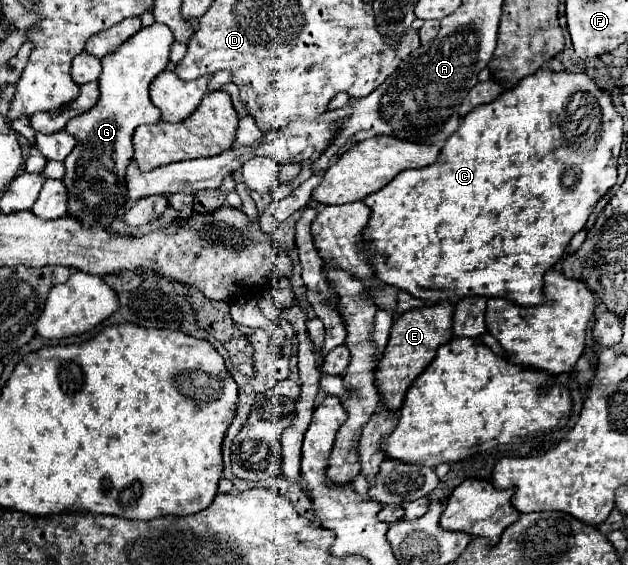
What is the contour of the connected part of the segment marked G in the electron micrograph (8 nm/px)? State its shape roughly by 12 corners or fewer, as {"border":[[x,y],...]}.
{"border":[[142,27],[102,59],[100,99],[70,119],[68,215],[124,209],[132,135],[174,33]]}

